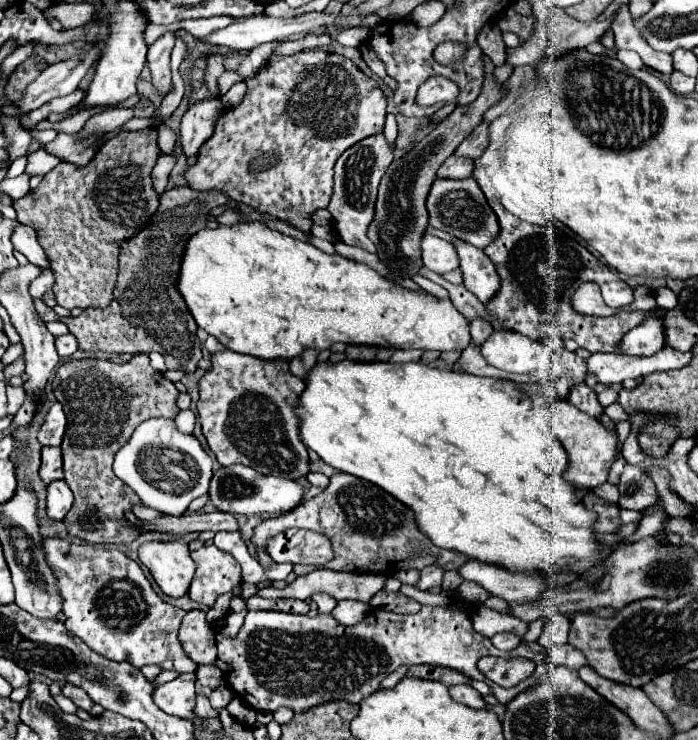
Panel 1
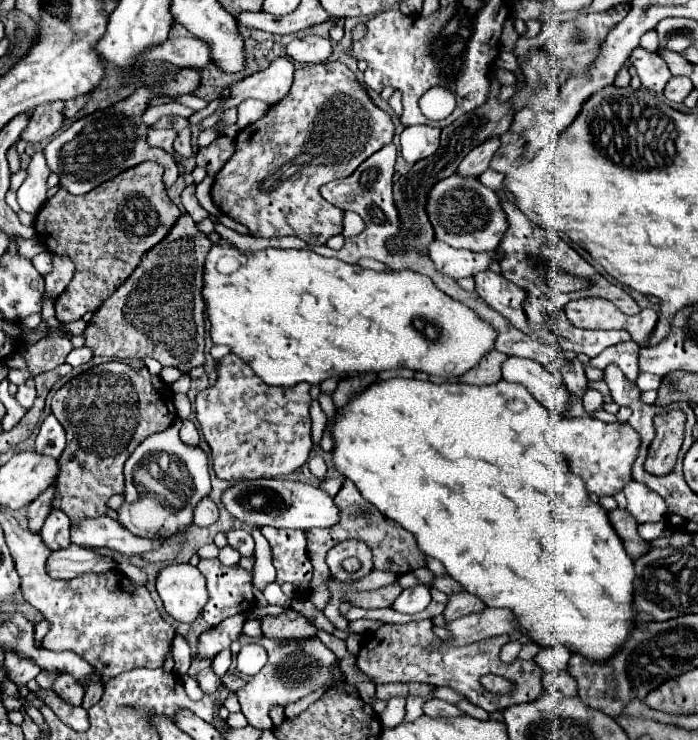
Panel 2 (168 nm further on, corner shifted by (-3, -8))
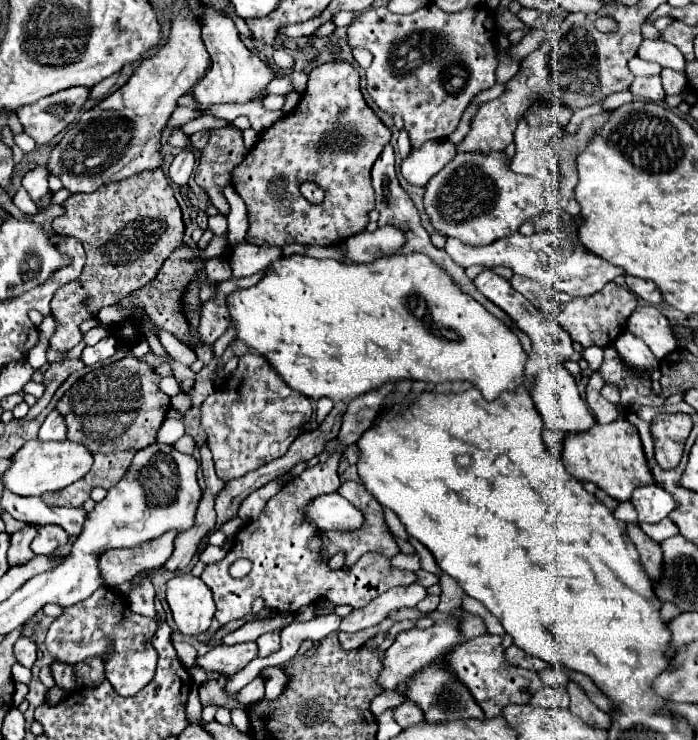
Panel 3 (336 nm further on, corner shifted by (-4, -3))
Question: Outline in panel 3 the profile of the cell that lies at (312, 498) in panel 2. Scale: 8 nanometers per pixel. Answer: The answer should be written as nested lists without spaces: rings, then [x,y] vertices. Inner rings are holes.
[[[338,492],[320,494],[304,506],[304,516],[318,530],[356,530],[362,526],[362,512]]]

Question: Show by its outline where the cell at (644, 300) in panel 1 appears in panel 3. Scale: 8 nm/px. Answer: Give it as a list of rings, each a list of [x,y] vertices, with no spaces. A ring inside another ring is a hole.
[[[636,306],[636,310],[632,312],[632,316],[628,318],[628,330],[632,336],[640,338],[646,342],[646,346],[662,360],[666,354],[676,350],[676,338],[672,336],[672,326],[668,322],[668,318],[654,306]]]

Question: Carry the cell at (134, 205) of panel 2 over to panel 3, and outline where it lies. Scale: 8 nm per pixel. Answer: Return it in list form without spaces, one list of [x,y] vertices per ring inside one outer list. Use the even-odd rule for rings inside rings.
[[[160,168],[138,172],[130,180],[106,184],[92,194],[72,194],[62,202],[62,208],[64,214],[54,218],[52,226],[58,234],[74,236],[82,242],[86,264],[82,274],[62,286],[52,298],[52,316],[58,320],[58,328],[50,340],[50,348],[58,352],[66,352],[82,340],[78,330],[82,320],[94,318],[100,308],[112,306],[130,290],[150,282],[162,260],[184,238],[180,206]]]

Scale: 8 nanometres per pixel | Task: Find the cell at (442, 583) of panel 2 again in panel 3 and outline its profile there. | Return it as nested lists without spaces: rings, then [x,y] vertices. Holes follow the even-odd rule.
[[[410,537],[409,542],[416,548],[416,552],[418,552],[418,556],[420,556],[420,564],[422,564],[422,568],[426,570],[426,572],[432,572],[432,574],[436,574],[436,576],[440,576],[442,574],[442,570],[440,570],[440,566],[438,566],[438,562],[434,560],[434,556],[420,544],[418,540]]]

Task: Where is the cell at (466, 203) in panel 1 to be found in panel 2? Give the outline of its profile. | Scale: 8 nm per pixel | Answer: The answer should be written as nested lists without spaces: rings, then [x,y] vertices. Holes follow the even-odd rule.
[[[457,173],[441,179],[431,189],[427,199],[427,215],[435,229],[435,239],[455,249],[493,251],[499,247],[507,229],[505,211],[497,191],[485,187],[479,177],[457,177]]]

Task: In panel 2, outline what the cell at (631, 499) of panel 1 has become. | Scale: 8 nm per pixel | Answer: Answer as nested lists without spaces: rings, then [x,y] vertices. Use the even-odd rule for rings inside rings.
[[[629,481],[623,489],[627,497],[627,511],[635,517],[637,523],[663,521],[667,515],[667,505],[661,495],[651,491],[647,485],[639,481]]]

